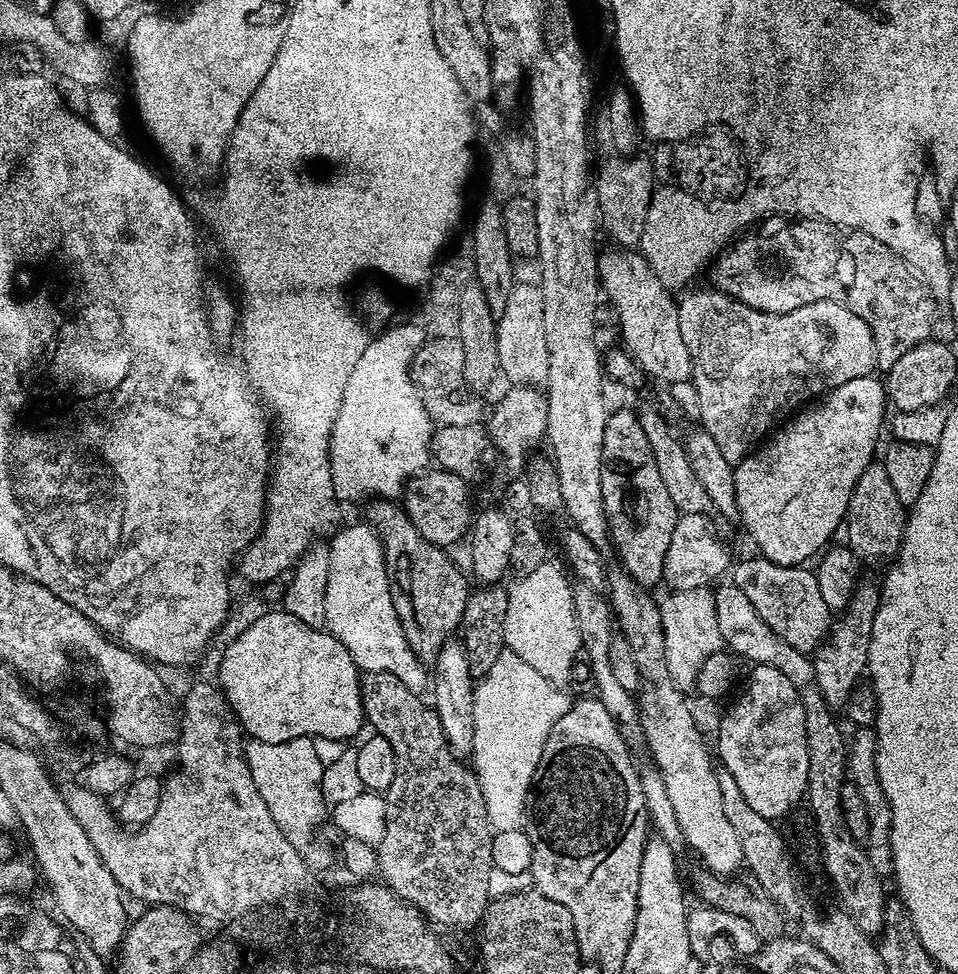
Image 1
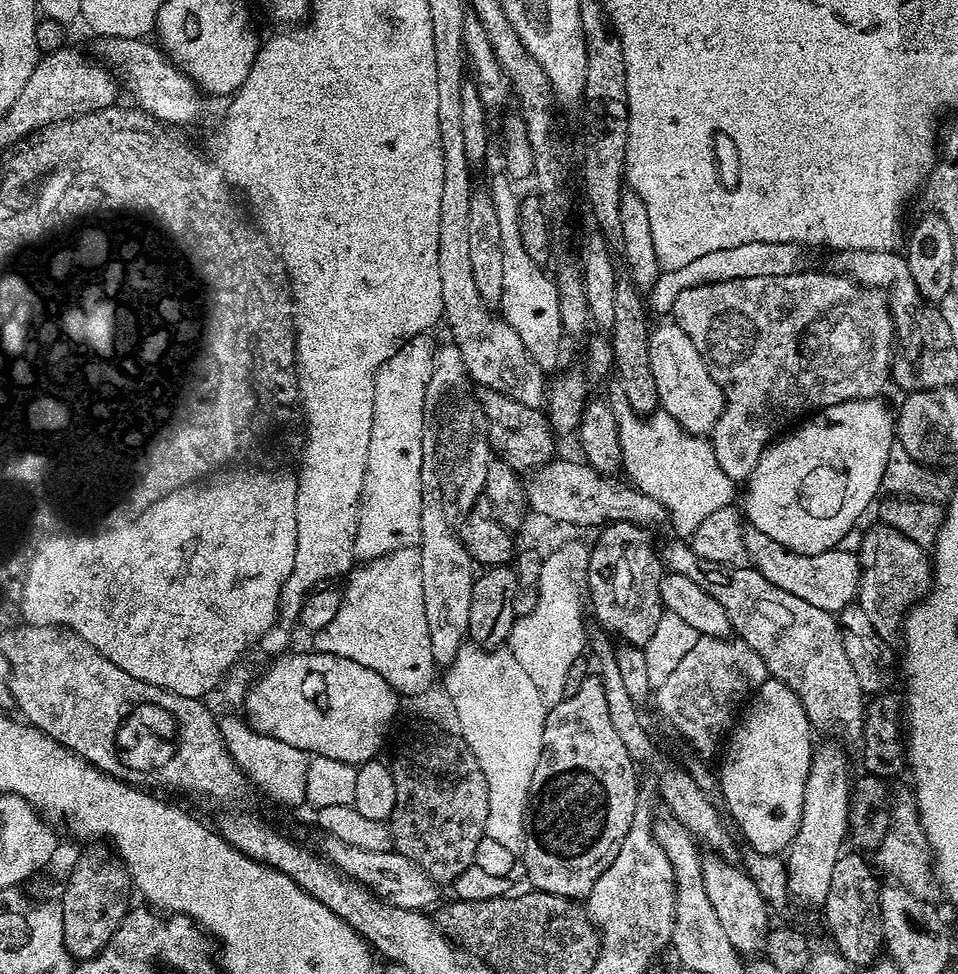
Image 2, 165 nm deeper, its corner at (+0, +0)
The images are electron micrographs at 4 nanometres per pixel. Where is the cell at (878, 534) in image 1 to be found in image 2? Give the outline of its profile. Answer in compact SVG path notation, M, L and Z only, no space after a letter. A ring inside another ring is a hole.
M876 522L876 525L860 540L858 547L860 561L860 590L858 603L866 610L874 630L883 640L889 642L897 639L904 617L932 587L932 566L925 549L918 542L906 538L889 524Z

